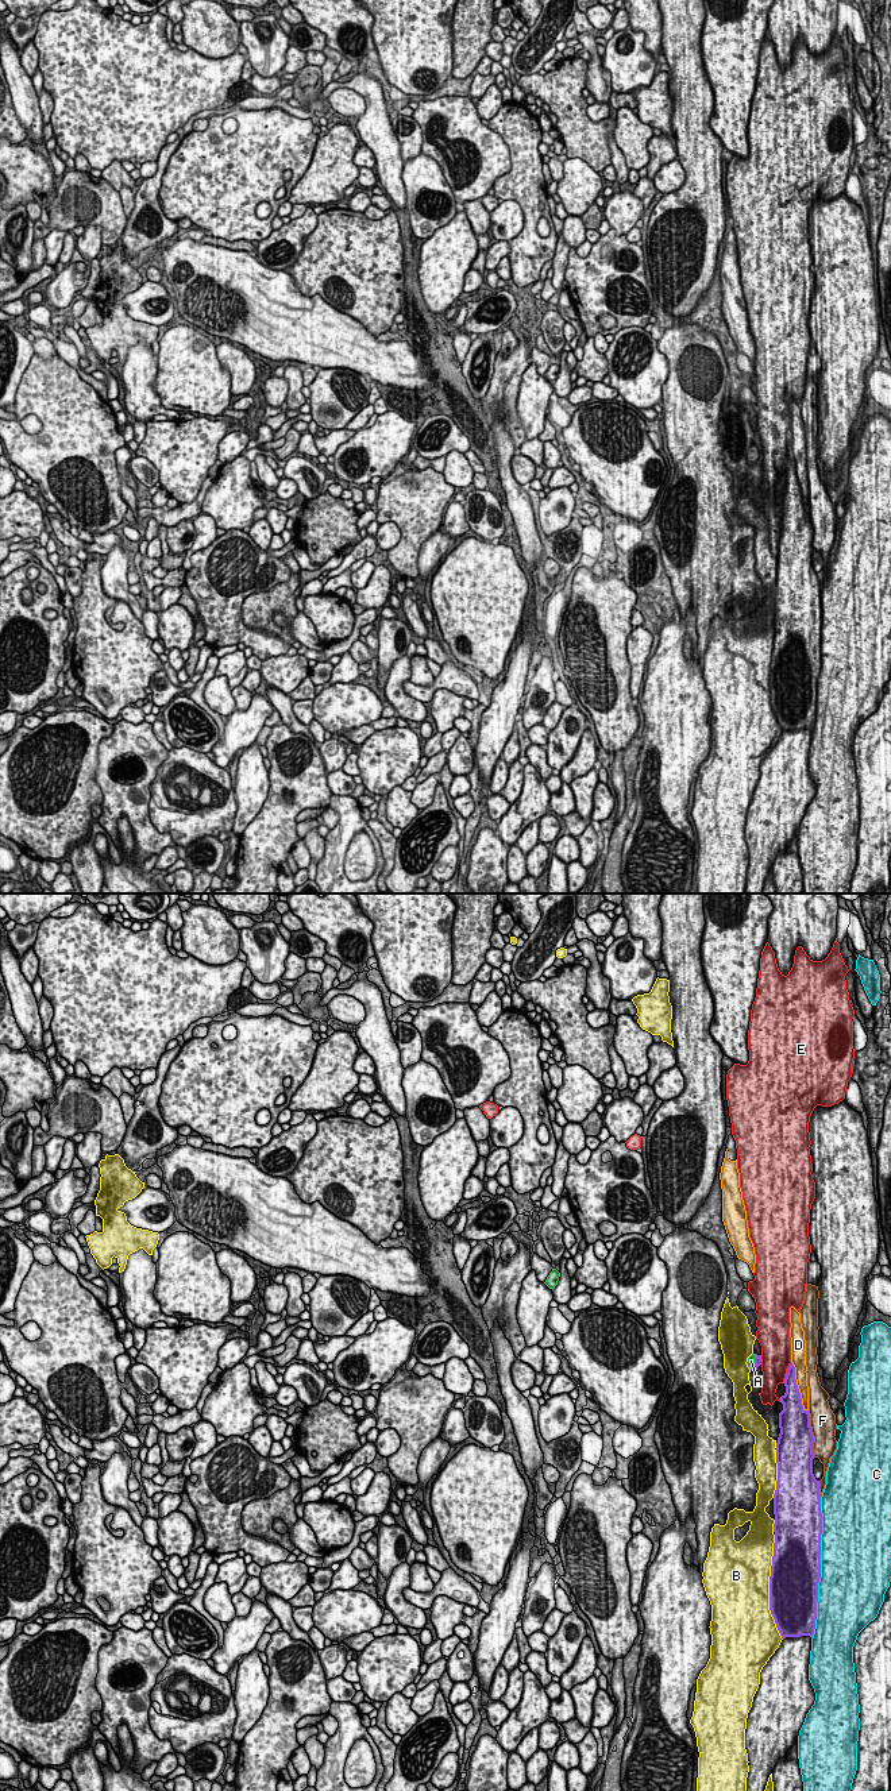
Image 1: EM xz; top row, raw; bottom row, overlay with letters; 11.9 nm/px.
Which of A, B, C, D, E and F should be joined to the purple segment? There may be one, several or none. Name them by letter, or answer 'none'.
A

